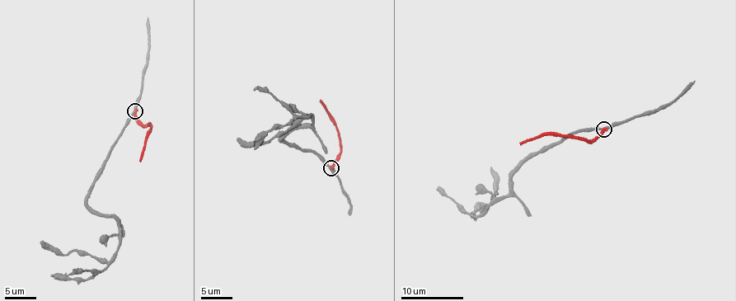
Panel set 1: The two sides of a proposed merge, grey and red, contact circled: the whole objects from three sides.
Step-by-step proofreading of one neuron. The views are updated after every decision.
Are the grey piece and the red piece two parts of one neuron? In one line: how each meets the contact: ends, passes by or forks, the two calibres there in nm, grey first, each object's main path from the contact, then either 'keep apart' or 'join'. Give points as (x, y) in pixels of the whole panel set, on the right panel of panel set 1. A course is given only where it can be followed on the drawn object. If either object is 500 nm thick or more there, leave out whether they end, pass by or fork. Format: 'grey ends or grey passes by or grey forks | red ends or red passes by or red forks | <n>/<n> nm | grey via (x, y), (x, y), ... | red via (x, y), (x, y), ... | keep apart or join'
grey passes by | red ends | 240/420 nm | grey via (603, 129), (585, 128), (523, 162), (512, 176), (509, 190), (482, 213), (496, 194), (491, 167) | red via (603, 129), (591, 141), (544, 134), (520, 145) | keep apart

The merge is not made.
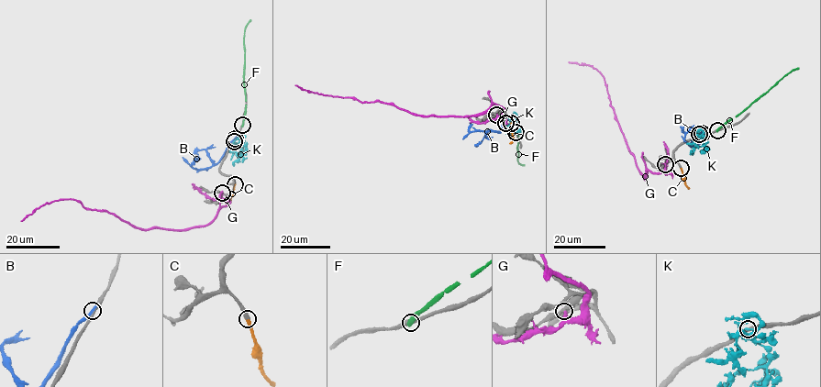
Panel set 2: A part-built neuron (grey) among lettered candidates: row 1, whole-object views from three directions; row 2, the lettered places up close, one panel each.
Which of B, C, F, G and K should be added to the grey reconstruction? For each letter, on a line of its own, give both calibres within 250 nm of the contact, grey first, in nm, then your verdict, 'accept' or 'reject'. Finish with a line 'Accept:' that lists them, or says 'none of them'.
B: calibres 300 and 420 nm; reject
C: calibres 420 and 300 nm; accept
F: calibres 380 and 480 nm; reject
G: calibres 240 and 240 nm; reject
K: calibres 280 and 200 nm; reject
Accept: C

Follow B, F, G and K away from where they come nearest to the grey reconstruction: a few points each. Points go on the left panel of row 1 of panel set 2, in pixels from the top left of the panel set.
B: (234, 138), (216, 163), (205, 149), (194, 154), (200, 159)
F: (242, 125), (246, 109), (243, 38), (250, 19)
G: (222, 193), (230, 202), (211, 221), (174, 230), (140, 229), (70, 199), (42, 204), (20, 221)
K: (234, 140), (238, 147), (235, 151), (239, 157), (234, 165)

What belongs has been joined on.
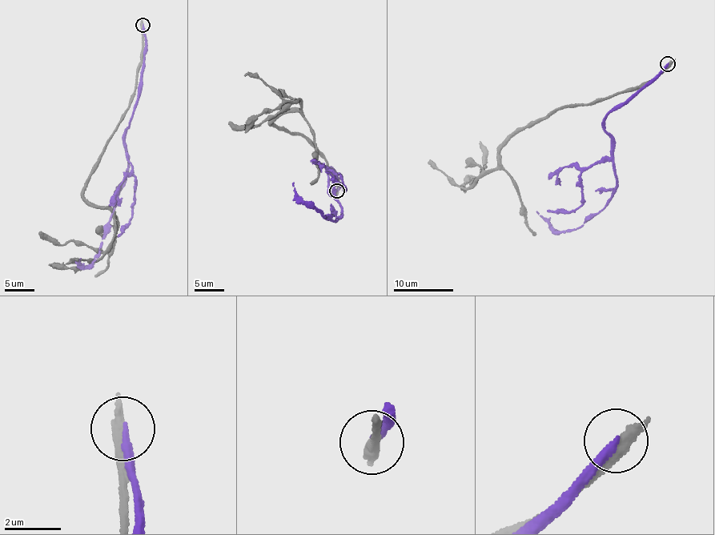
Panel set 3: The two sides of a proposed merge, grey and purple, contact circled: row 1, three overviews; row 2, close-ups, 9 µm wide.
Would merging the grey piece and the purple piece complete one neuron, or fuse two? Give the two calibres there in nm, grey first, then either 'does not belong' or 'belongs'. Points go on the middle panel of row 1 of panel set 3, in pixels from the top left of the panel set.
380 nm thick on the grey side, 280 nm on the other; does not belong

